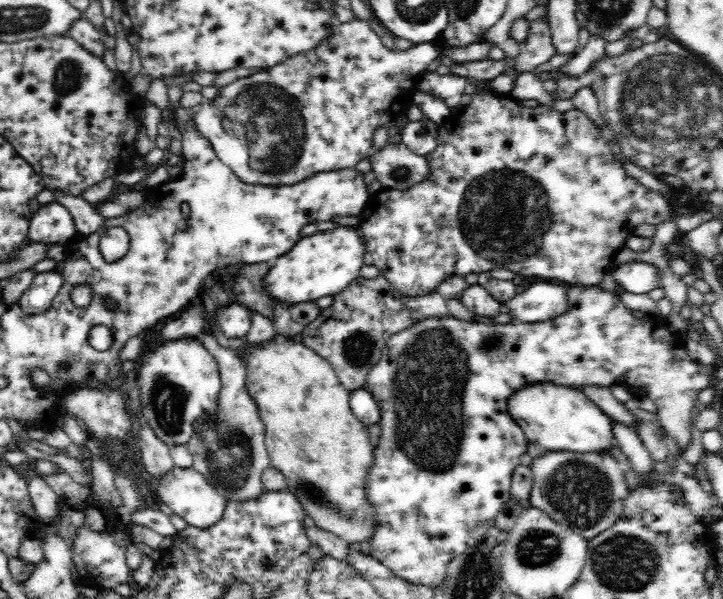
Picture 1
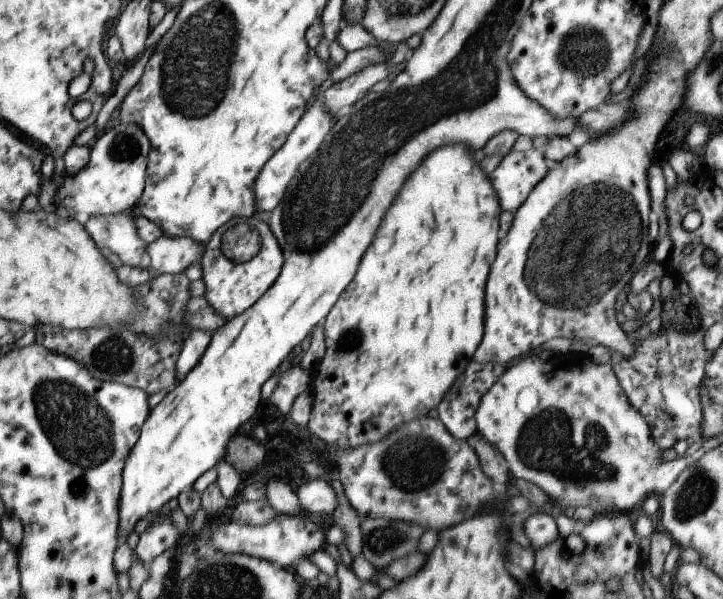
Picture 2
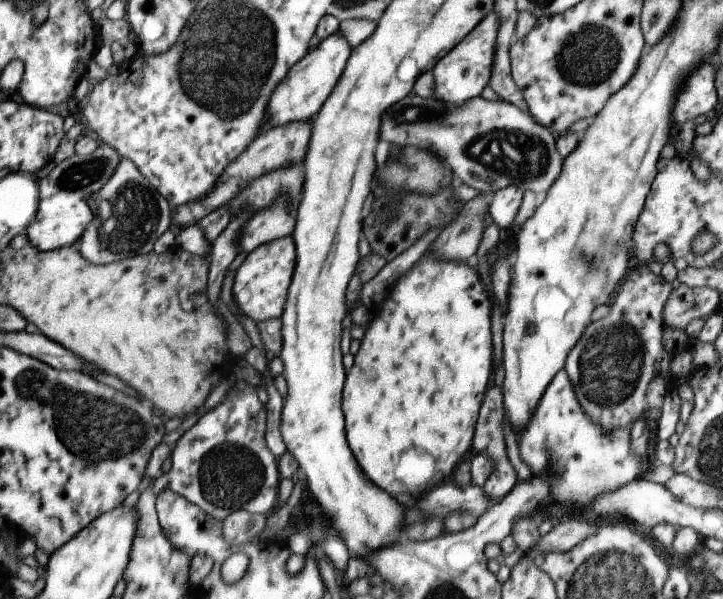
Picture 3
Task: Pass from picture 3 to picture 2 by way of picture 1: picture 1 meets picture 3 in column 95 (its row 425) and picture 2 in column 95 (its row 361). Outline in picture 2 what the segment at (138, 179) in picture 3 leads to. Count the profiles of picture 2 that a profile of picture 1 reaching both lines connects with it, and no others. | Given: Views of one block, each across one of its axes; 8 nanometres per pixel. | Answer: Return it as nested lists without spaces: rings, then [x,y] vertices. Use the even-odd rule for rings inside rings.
[[[133,212],[91,216],[83,226],[101,252],[111,250],[119,256],[123,266],[151,270],[147,242],[141,240],[141,236],[137,234],[137,228],[133,224]]]

